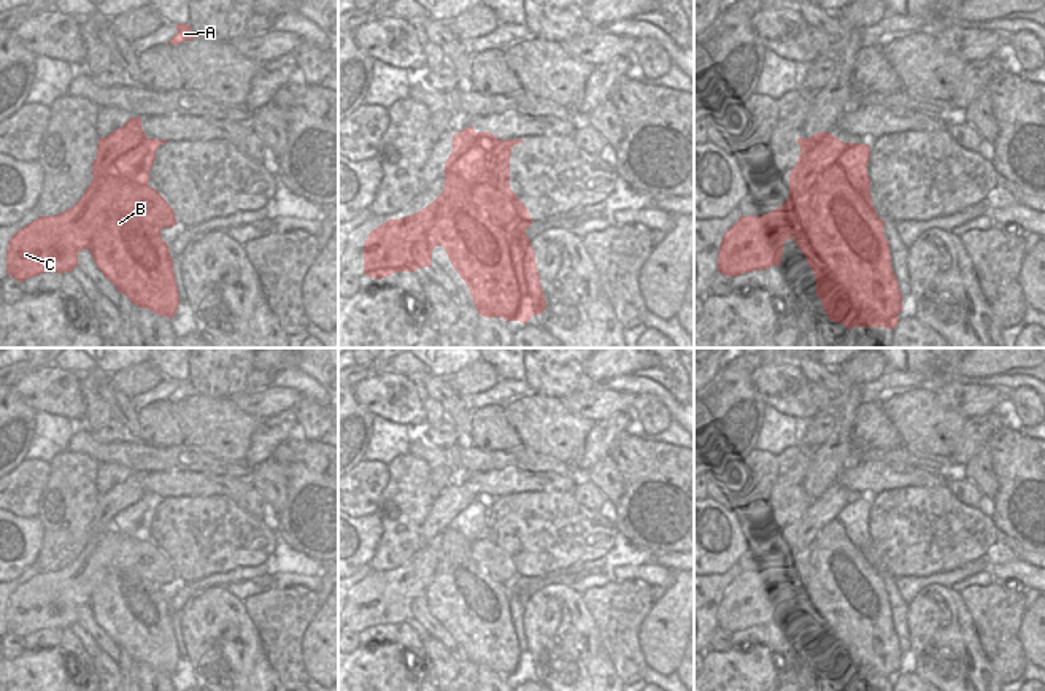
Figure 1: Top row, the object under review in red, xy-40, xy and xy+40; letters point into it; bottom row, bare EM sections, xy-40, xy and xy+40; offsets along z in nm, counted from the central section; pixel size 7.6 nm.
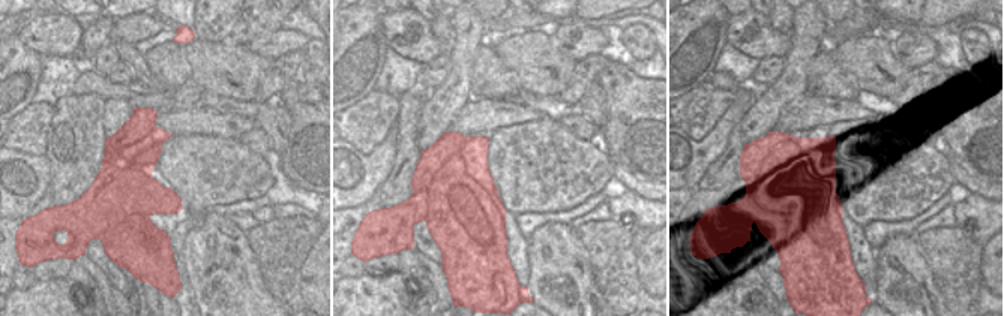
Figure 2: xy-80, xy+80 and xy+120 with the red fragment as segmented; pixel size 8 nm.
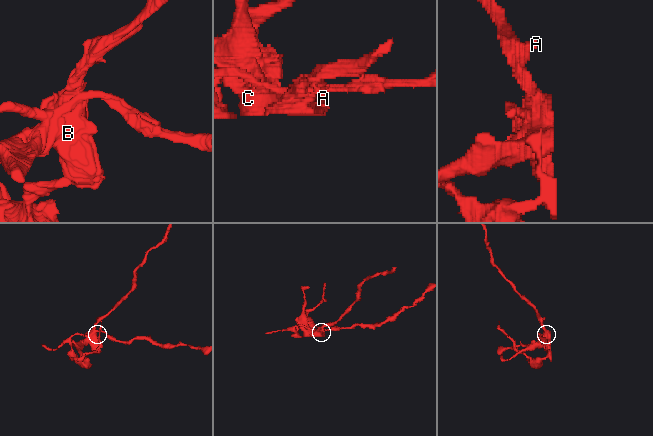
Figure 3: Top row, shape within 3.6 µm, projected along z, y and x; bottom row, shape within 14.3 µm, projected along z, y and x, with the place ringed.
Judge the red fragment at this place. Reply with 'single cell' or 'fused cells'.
fused cells

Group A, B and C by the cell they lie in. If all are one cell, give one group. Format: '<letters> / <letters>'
A / B C

